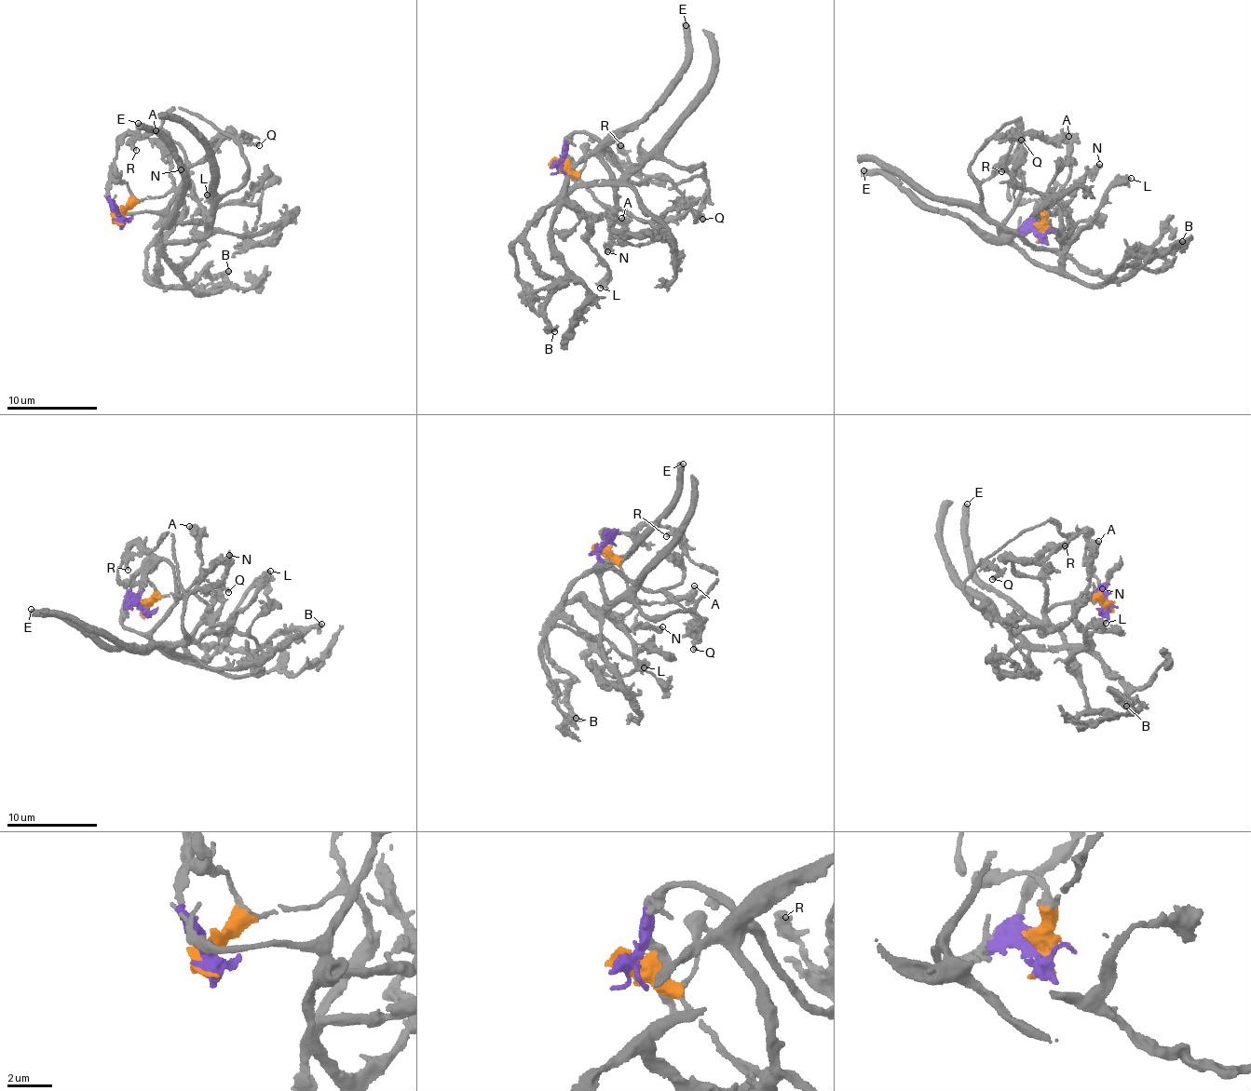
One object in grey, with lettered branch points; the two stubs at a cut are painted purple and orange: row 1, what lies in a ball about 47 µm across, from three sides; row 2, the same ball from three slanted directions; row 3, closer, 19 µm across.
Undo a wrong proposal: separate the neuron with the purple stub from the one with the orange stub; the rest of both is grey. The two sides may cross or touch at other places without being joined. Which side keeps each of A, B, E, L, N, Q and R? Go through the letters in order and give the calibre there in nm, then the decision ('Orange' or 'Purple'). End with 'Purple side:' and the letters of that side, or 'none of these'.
A: Thickness 500 nm. Orange
B: Thickness 400 nm. Orange
E: Thickness 550 nm. Purple
L: Thickness 550 nm. Purple
N: Thickness 280 nm. Purple
Q: Thickness 240 nm. Orange
R: Thickness 280 nm. Orange
Purple side: E, L, N

